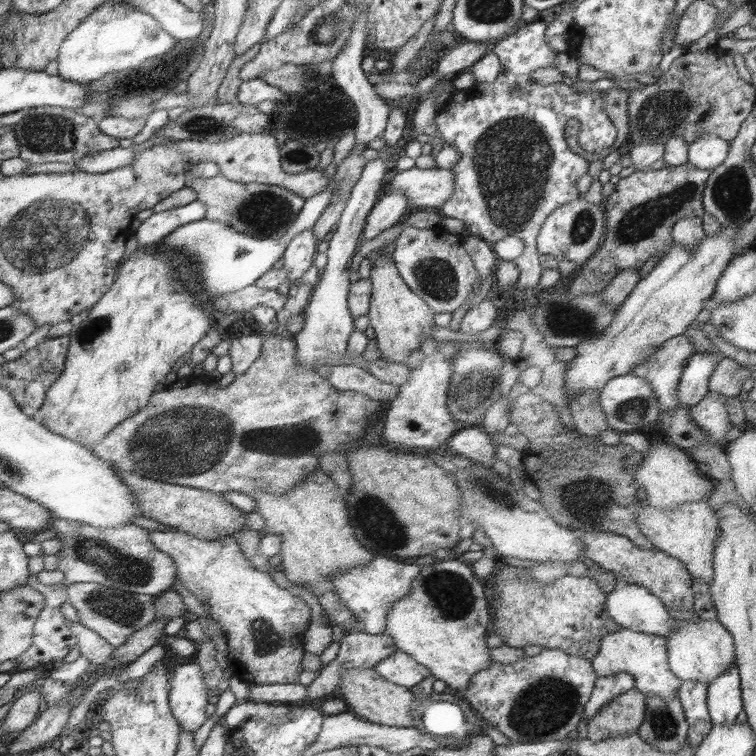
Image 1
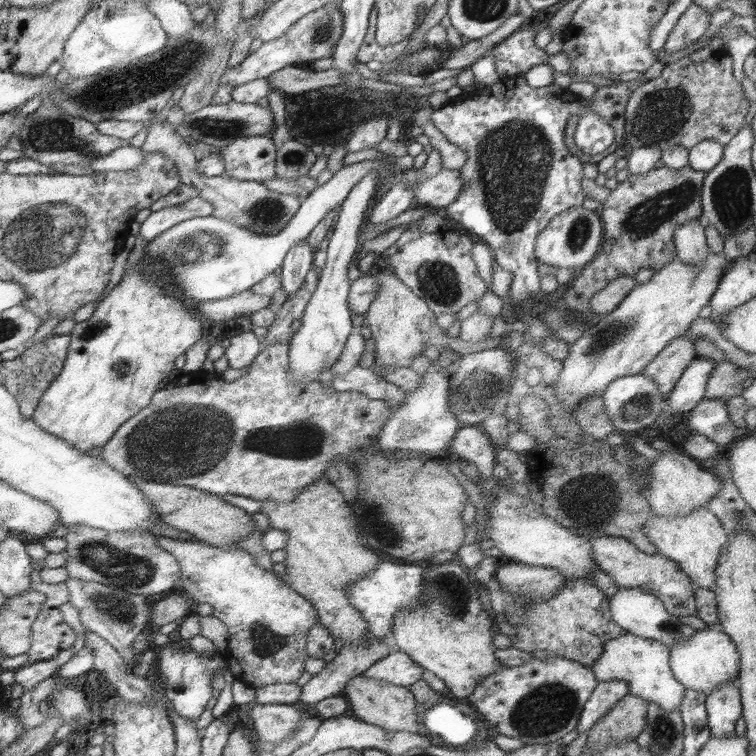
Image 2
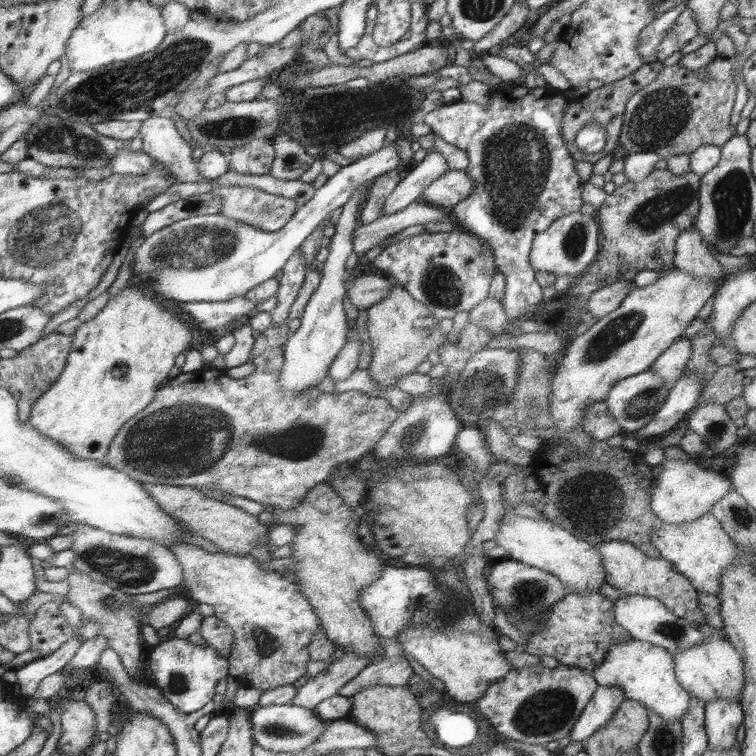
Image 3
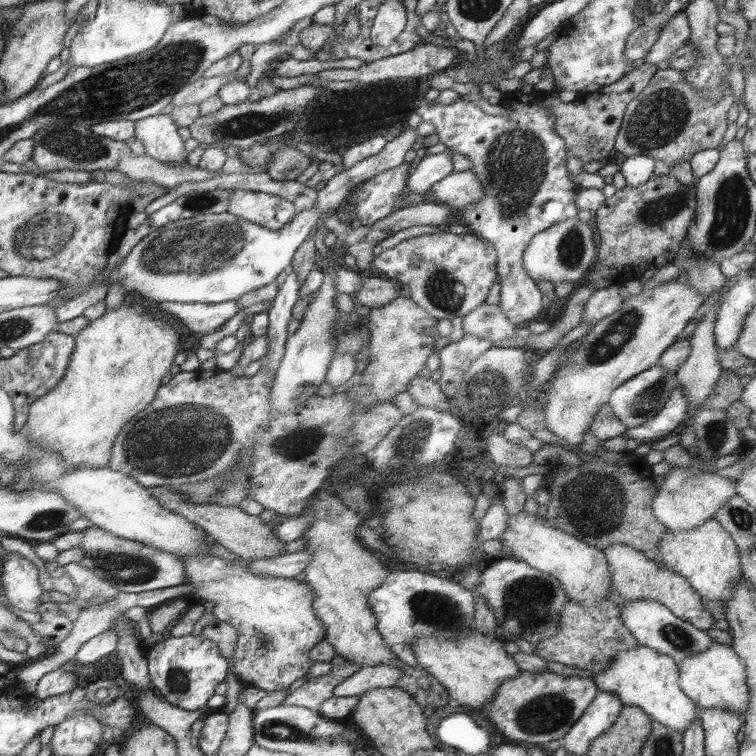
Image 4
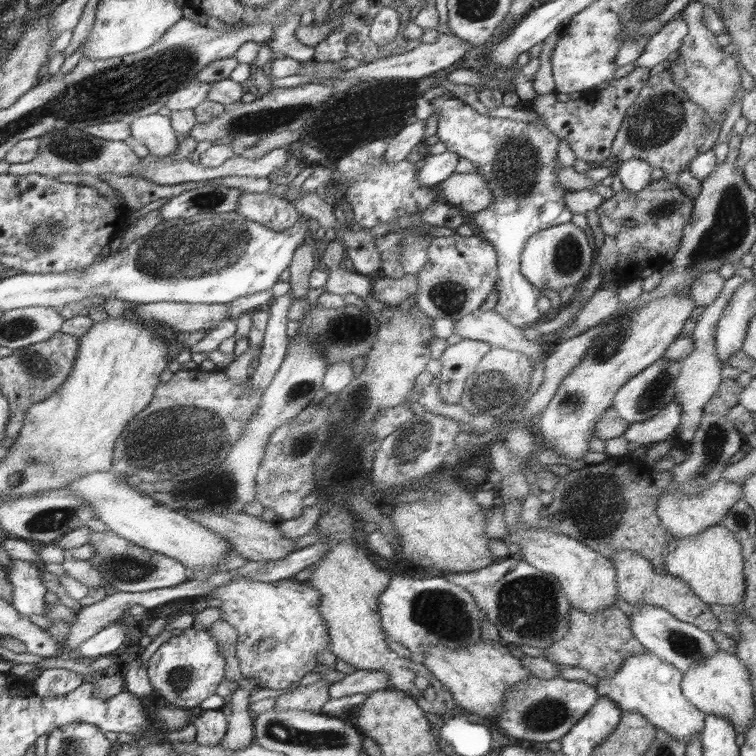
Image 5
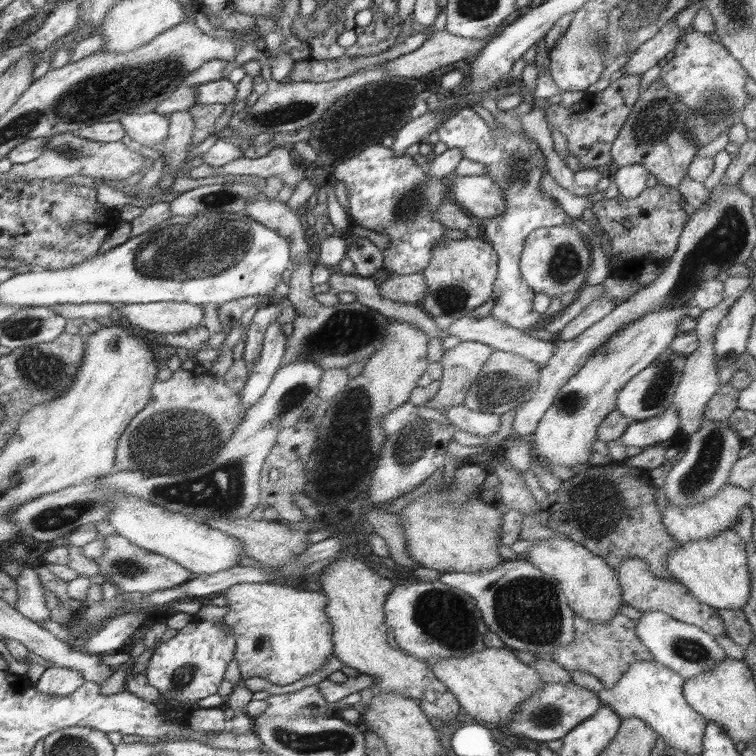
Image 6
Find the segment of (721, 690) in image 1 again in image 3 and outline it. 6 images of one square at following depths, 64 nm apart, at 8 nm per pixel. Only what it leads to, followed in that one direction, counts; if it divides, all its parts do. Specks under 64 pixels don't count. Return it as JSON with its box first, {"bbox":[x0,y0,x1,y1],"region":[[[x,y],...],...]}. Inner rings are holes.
{"bbox":[705,700,744,751],"region":[[[713,700],[705,703],[705,731],[708,749],[722,751],[736,745],[736,730],[743,724],[744,711],[737,700]]]}

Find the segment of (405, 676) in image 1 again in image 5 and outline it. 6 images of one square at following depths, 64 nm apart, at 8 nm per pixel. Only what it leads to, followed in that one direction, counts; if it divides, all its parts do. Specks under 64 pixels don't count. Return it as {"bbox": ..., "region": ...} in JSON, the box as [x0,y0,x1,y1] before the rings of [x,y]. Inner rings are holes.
{"bbox":[328,670,390,699],"region":[[[356,670],[353,674],[346,675],[340,682],[332,683],[328,688],[328,695],[330,699],[336,699],[353,694],[368,694],[384,689],[388,680],[390,677],[384,671]]]}

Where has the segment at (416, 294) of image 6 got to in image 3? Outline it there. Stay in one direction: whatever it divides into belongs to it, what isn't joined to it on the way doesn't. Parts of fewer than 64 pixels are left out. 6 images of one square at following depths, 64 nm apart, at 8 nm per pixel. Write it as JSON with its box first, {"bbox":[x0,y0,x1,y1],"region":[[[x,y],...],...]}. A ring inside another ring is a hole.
{"bbox":[347,272,391,310],"region":[[[373,272],[354,278],[347,296],[359,310],[368,310],[389,295],[391,284],[386,276],[375,276]]]}

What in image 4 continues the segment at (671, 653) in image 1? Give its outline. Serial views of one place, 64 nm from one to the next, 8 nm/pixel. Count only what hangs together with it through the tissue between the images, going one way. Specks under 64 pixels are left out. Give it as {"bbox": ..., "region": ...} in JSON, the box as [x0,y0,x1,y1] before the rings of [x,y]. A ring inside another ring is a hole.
{"bbox":[679,642,749,717],"region":[[[712,642],[706,652],[691,654],[679,665],[680,678],[684,694],[688,695],[699,708],[721,708],[744,717],[748,710],[749,688],[746,684],[746,668],[730,646]]]}

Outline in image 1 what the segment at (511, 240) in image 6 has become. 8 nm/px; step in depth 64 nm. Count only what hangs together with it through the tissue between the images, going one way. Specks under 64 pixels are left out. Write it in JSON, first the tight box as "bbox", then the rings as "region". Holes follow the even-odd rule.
{"bbox":[435,21,617,290],"region":[[[542,21],[525,22],[513,33],[500,38],[491,45],[493,53],[500,59],[501,72],[494,80],[481,80],[469,89],[452,92],[447,102],[437,112],[435,126],[439,135],[448,146],[454,146],[458,150],[460,161],[452,167],[454,174],[454,194],[440,207],[442,218],[456,218],[464,224],[466,230],[472,235],[479,236],[490,246],[493,246],[506,238],[506,236],[518,236],[524,243],[524,250],[518,256],[514,264],[518,267],[518,290],[536,288],[542,274],[542,264],[538,256],[538,232],[545,225],[548,217],[551,217],[557,209],[576,201],[580,192],[576,188],[576,182],[580,176],[586,175],[588,162],[579,155],[570,151],[564,140],[564,126],[570,118],[580,121],[580,144],[588,153],[601,152],[613,146],[617,140],[617,129],[610,117],[604,112],[604,99],[602,91],[590,91],[581,93],[572,85],[566,85],[562,81],[552,84],[534,84],[530,74],[534,70],[554,66],[556,53],[550,50],[550,46],[544,41],[544,31],[547,23]],[[512,85],[517,85],[522,93],[512,92]]]}

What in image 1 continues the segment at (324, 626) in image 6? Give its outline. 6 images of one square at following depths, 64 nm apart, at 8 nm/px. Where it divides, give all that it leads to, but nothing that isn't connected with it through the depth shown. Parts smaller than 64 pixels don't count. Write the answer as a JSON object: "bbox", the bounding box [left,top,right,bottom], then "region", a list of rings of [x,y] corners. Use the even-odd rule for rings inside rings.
{"bbox":[148,530,310,684],"region":[[[148,530],[149,537],[161,551],[169,554],[177,566],[177,578],[186,586],[186,590],[200,601],[210,606],[210,612],[224,627],[227,639],[227,670],[247,684],[297,684],[302,672],[300,660],[304,654],[302,642],[304,632],[310,624],[310,606],[300,598],[297,591],[278,588],[270,578],[270,572],[258,572],[258,569],[246,558],[236,537],[232,534],[218,540],[196,538],[184,530]]]}

